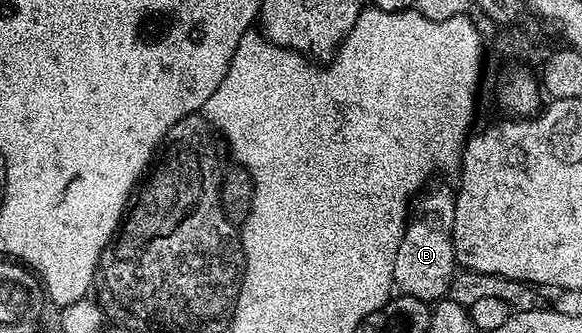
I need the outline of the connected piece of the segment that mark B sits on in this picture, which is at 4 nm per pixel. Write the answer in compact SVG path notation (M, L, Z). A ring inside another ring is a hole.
M433 186L423 189L420 197L413 203L412 213L400 240L400 248L396 248L394 261L395 287L403 294L416 296L416 300L431 304L449 295L450 282L456 273L452 237L455 191L451 187L449 190L446 186Z

